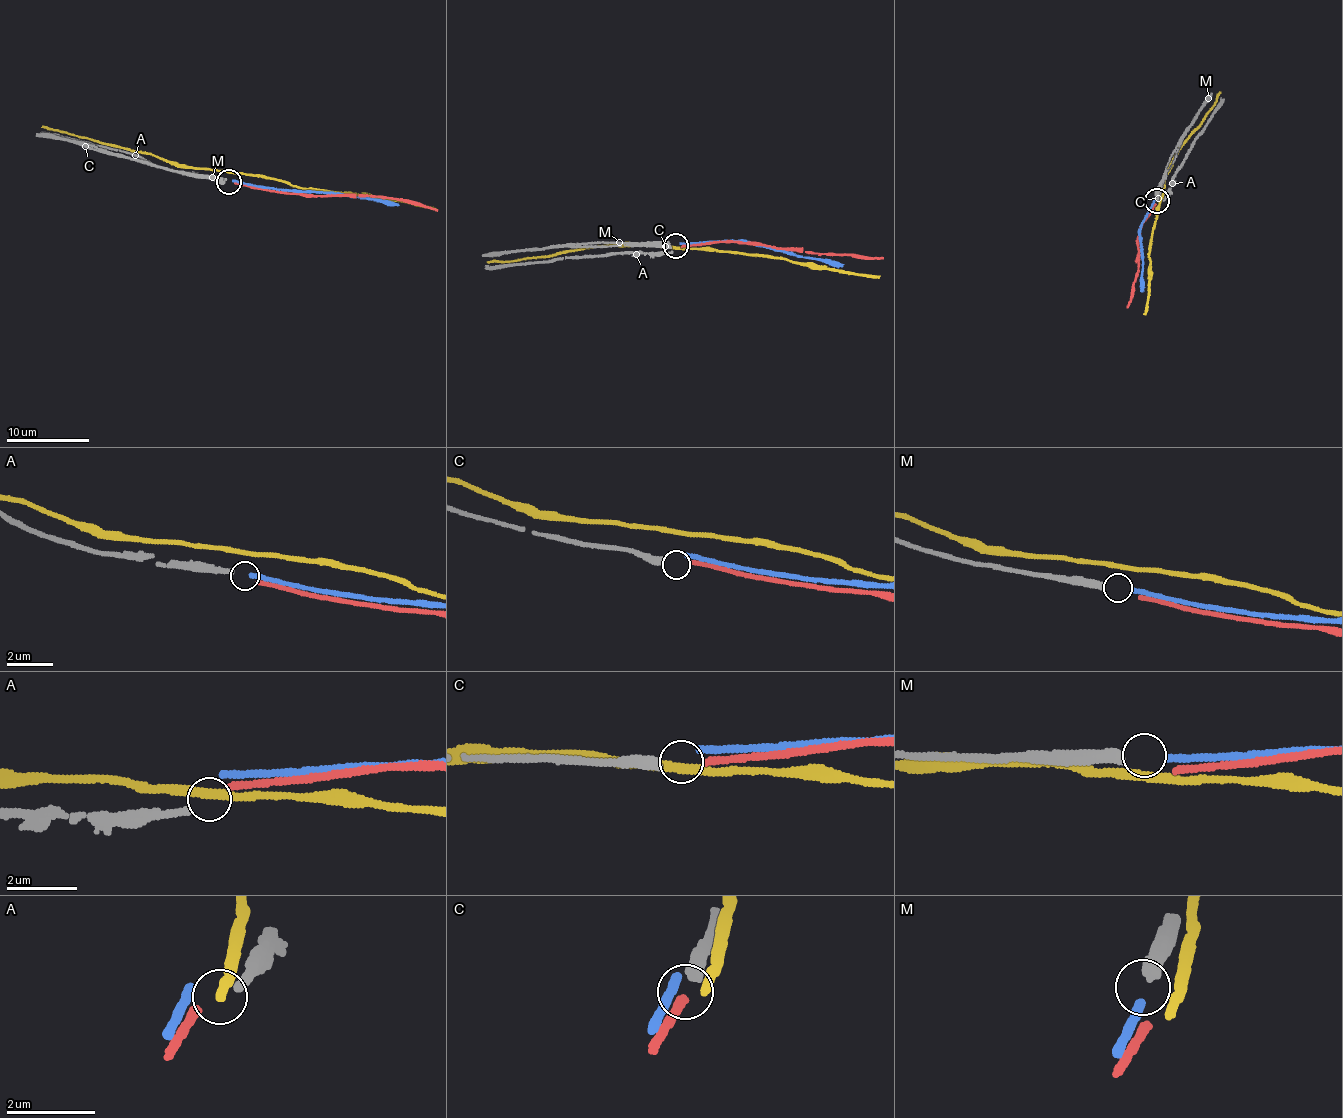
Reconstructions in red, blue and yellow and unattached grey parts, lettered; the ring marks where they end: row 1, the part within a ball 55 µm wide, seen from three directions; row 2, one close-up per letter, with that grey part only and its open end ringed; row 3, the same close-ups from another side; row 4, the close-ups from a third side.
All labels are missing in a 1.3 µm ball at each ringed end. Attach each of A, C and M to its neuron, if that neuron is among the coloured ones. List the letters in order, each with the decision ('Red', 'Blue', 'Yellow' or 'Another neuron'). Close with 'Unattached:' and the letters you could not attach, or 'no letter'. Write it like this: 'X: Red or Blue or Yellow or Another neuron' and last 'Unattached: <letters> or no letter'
A: Another neuron
C: Red
M: Blue
Unattached: A

